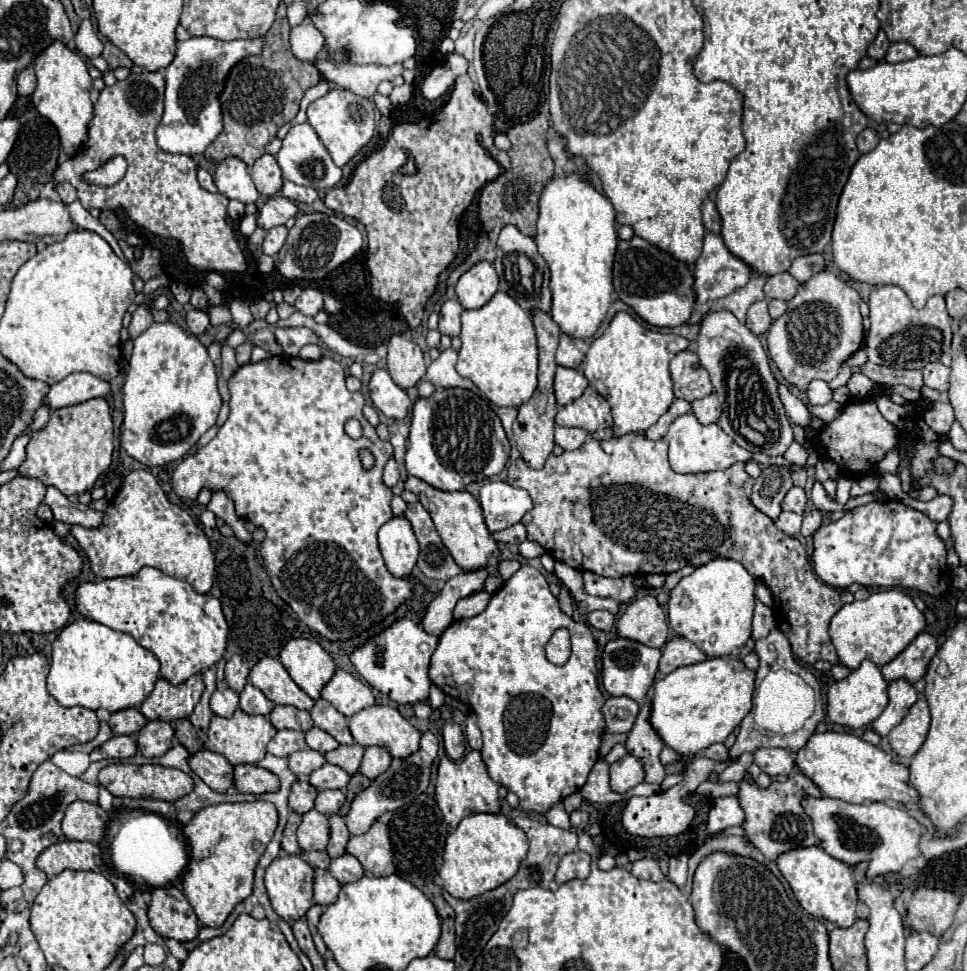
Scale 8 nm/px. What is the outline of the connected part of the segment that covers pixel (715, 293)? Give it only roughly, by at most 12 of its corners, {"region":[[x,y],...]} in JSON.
{"region":[[705,234],[695,264],[697,302],[747,284],[751,266],[719,234]]}

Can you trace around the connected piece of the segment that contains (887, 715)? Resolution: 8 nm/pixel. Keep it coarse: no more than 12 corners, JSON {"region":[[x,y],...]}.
{"region":[[903,678],[889,684],[889,706],[871,724],[881,736],[897,726],[919,692]]}

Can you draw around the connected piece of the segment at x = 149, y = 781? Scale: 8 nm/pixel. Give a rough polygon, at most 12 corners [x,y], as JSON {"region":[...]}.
{"region":[[109,764],[99,782],[113,796],[175,802],[193,778],[159,764]]}

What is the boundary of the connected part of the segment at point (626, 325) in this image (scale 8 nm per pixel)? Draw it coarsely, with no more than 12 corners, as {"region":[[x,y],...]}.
{"region":[[617,312],[581,362],[615,436],[643,432],[675,398],[687,338]]}

